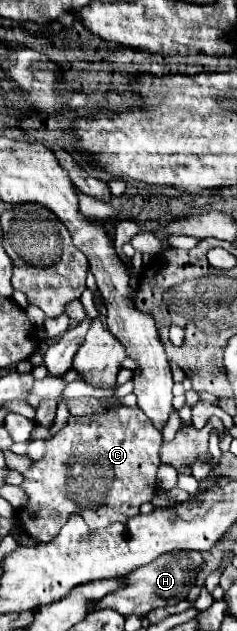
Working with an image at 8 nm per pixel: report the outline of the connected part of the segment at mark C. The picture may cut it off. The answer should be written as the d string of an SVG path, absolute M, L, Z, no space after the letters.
M119 406L117 410L109 410L105 414L93 414L89 418L83 418L85 422L89 422L95 416L102 416L98 420L92 420L95 428L94 426L90 428L88 424L80 422L80 417L70 417L65 426L47 440L43 458L33 463L31 470L23 473L24 480L21 488L27 492L31 502L21 510L19 518L23 524L31 522L31 528L25 528L25 530L35 540L49 542L51 538L55 538L57 532L61 530L61 524L65 524L71 512L79 512L81 516L87 512L111 512L111 514L117 514L119 520L137 516L139 506L143 502L149 502L151 496L156 492L157 466L161 462L159 460L161 432L151 426L151 420L139 408Z

